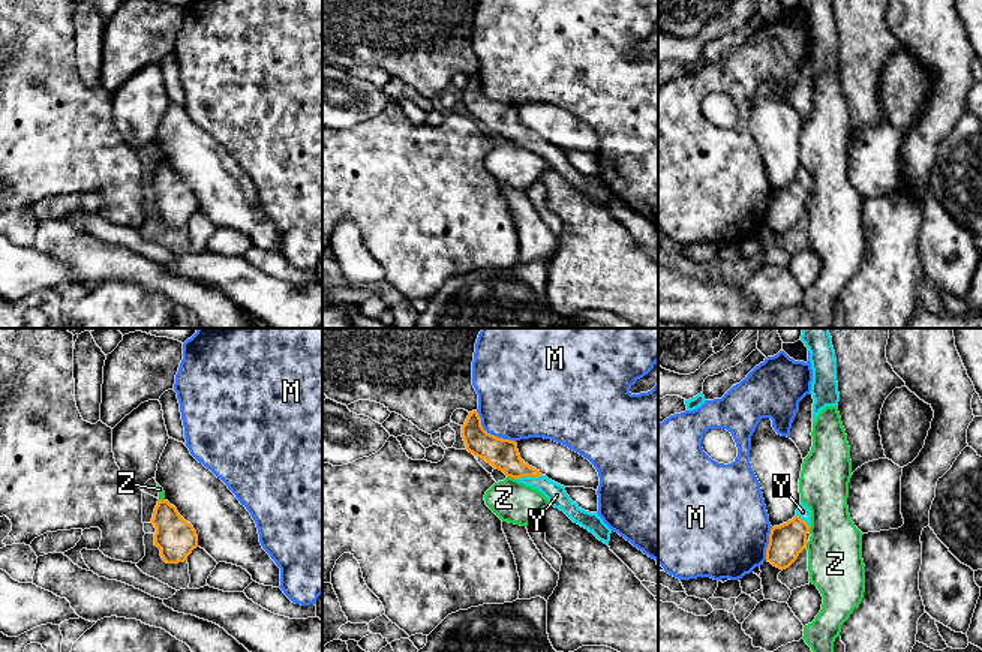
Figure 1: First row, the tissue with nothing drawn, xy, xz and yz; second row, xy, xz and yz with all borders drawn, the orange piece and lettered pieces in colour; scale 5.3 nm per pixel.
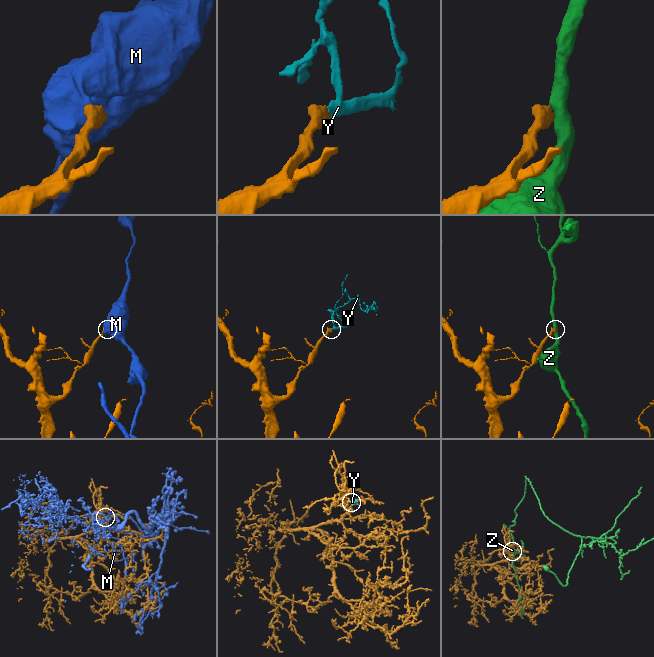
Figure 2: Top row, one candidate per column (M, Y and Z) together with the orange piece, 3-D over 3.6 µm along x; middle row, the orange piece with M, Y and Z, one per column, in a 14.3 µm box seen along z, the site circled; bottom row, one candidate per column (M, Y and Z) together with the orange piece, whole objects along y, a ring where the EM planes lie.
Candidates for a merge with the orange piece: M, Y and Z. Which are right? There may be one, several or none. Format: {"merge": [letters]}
{"merge": ["Y"]}

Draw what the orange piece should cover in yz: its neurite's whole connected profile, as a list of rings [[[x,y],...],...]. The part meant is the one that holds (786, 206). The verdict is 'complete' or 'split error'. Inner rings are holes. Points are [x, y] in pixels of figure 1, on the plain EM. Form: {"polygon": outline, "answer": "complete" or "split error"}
{"polygon": [[[801,166],[792,184],[771,193],[766,225],[780,234],[789,232],[807,211],[810,192],[811,175]]], "answer": "split error"}

